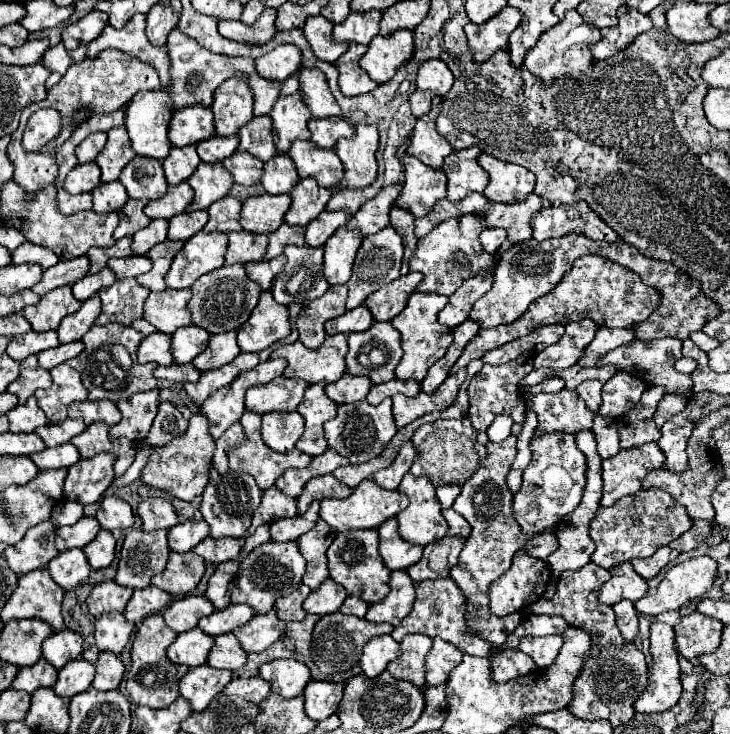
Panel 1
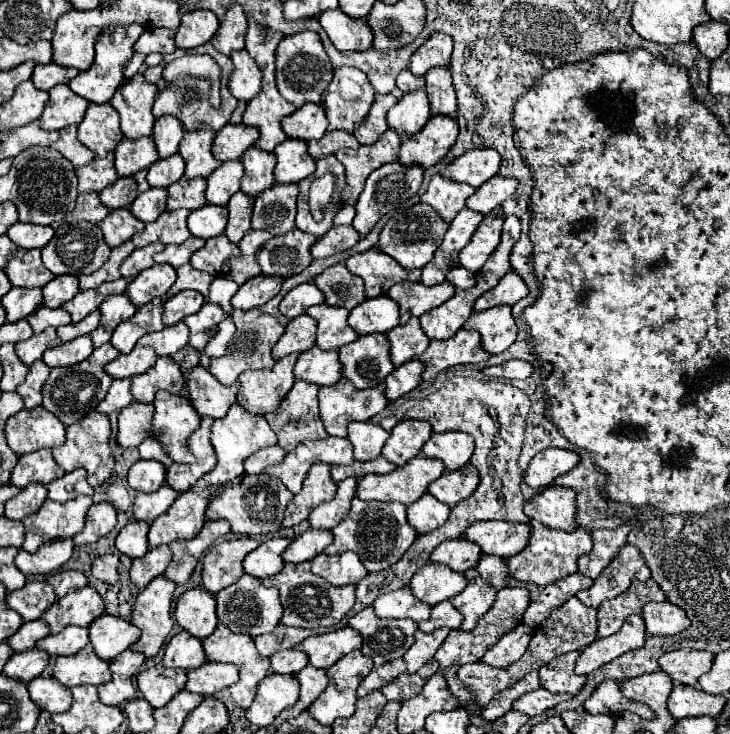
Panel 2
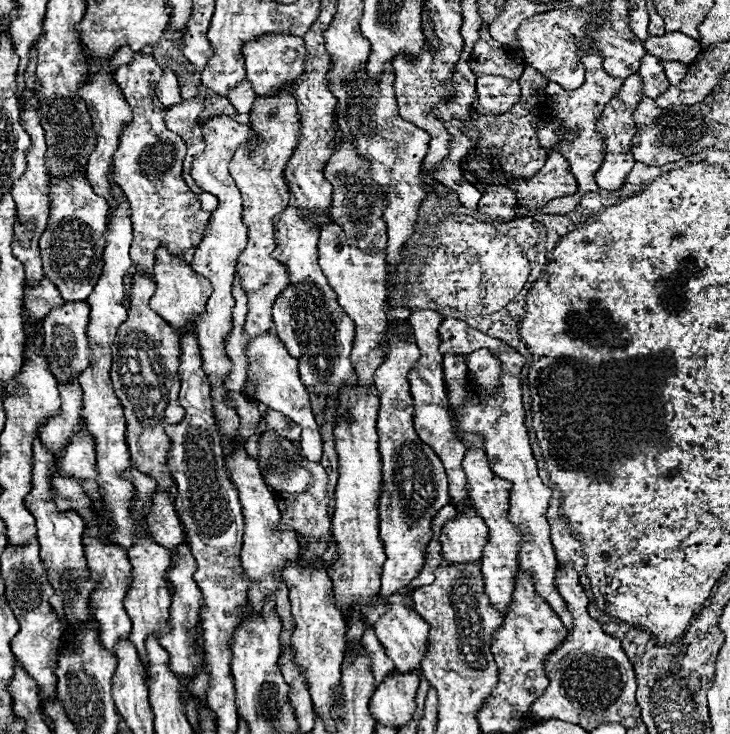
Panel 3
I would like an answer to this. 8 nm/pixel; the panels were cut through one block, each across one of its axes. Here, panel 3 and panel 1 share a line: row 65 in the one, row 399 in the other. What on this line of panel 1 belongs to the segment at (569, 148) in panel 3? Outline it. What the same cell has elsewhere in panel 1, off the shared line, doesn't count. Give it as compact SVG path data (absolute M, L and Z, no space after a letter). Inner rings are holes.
M590 380L590 382L584 382L584 384L580 384L578 388L576 388L576 392L584 398L584 402L586 402L586 406L590 408L590 410L596 410L598 406L600 406L600 398L602 398L602 382L598 382L598 380Z

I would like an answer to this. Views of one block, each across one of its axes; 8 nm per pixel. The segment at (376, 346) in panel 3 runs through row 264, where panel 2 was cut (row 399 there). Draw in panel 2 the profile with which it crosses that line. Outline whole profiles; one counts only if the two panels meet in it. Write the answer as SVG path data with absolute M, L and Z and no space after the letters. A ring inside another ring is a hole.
M348 380L320 388L320 418L330 436L346 436L346 426L352 420L370 420L388 406L384 382L372 388L358 390Z

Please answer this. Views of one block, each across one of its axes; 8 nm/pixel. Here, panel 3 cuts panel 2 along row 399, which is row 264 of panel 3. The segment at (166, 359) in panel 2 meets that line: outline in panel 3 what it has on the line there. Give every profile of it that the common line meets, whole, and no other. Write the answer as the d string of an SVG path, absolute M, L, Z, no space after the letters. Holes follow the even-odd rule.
M146 54L134 56L132 64L120 66L116 70L116 84L120 86L134 116L132 116L132 124L124 128L124 134L120 138L120 148L116 150L116 156L114 156L114 182L122 188L130 204L130 220L134 228L134 242L130 246L130 258L136 270L148 278L154 278L154 258L156 258L158 248L164 246L168 248L170 254L182 256L186 250L196 248L202 242L206 234L206 226L210 222L210 214L200 208L198 196L192 190L188 190L186 182L182 180L186 144L178 134L172 134L172 130L164 126L164 104L156 98L156 92L154 92L156 82L160 82L160 78L162 78L160 64L152 56L146 56Z

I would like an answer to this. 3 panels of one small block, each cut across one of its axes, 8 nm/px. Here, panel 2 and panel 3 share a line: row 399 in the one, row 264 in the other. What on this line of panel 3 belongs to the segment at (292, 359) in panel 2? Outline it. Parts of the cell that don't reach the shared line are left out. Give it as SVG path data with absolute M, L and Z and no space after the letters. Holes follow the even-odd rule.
M288 84L280 94L256 98L250 108L252 130L258 138L256 150L246 154L238 150L230 162L232 178L236 180L242 196L244 196L244 222L248 226L248 246L238 258L238 276L240 288L248 296L248 316L244 332L252 338L272 330L272 302L290 286L290 276L284 270L284 264L272 258L276 248L274 244L274 218L290 204L290 192L284 180L284 170L298 146L300 134L300 118L296 112L296 100L292 98L292 84Z

